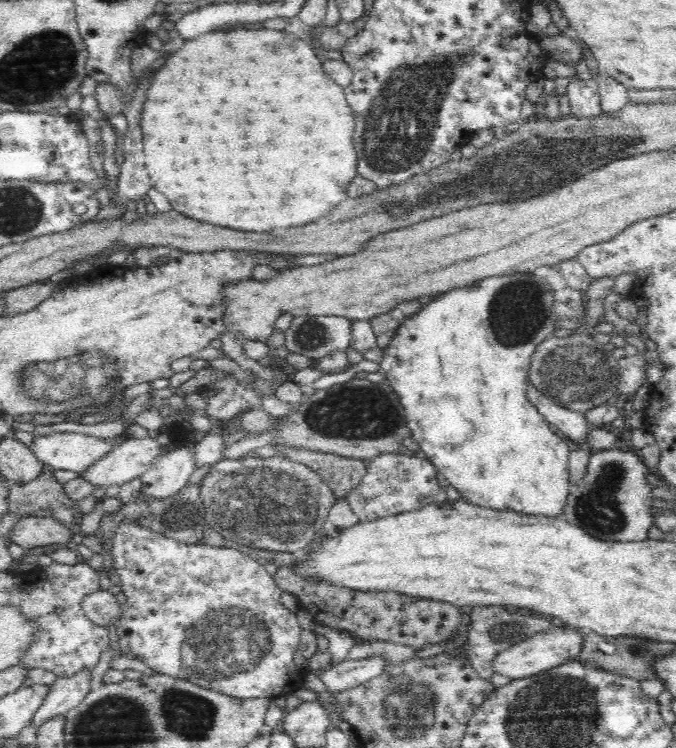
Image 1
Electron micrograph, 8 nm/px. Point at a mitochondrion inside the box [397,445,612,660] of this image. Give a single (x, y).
(502, 632)

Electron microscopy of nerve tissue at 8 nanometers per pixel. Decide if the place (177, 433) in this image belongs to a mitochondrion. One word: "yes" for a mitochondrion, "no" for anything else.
no

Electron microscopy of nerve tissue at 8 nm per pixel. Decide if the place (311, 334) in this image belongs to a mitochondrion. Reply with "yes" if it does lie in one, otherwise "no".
yes

